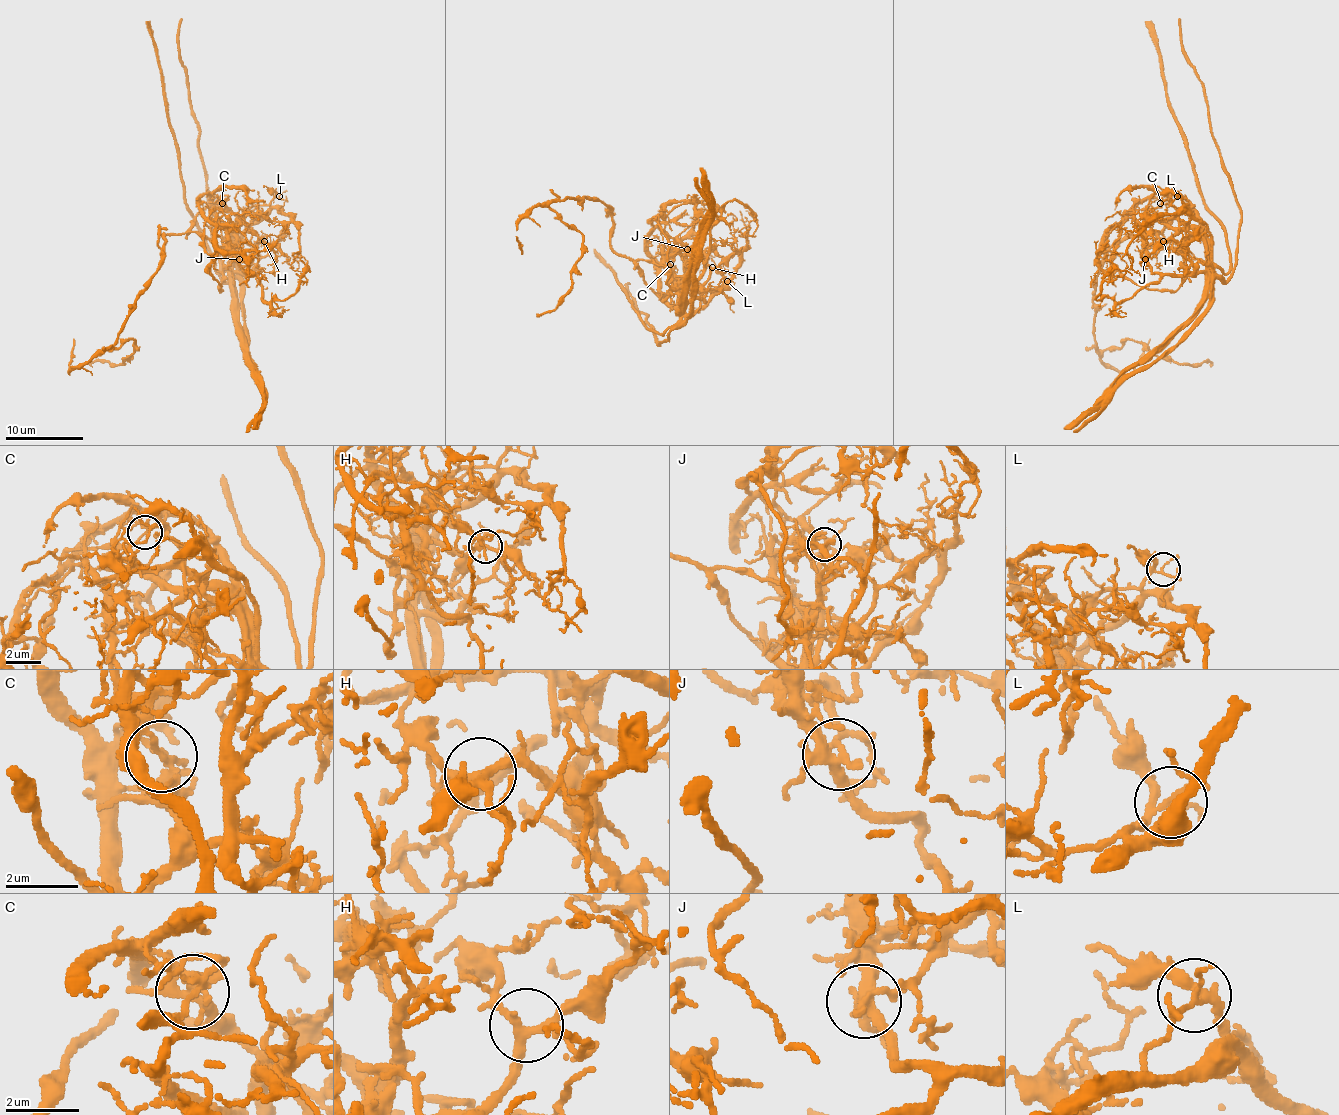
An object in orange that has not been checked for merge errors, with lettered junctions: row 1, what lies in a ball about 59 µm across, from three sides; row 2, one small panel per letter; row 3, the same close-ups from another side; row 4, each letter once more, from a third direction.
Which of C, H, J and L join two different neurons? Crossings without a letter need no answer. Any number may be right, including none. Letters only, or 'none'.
C, J

